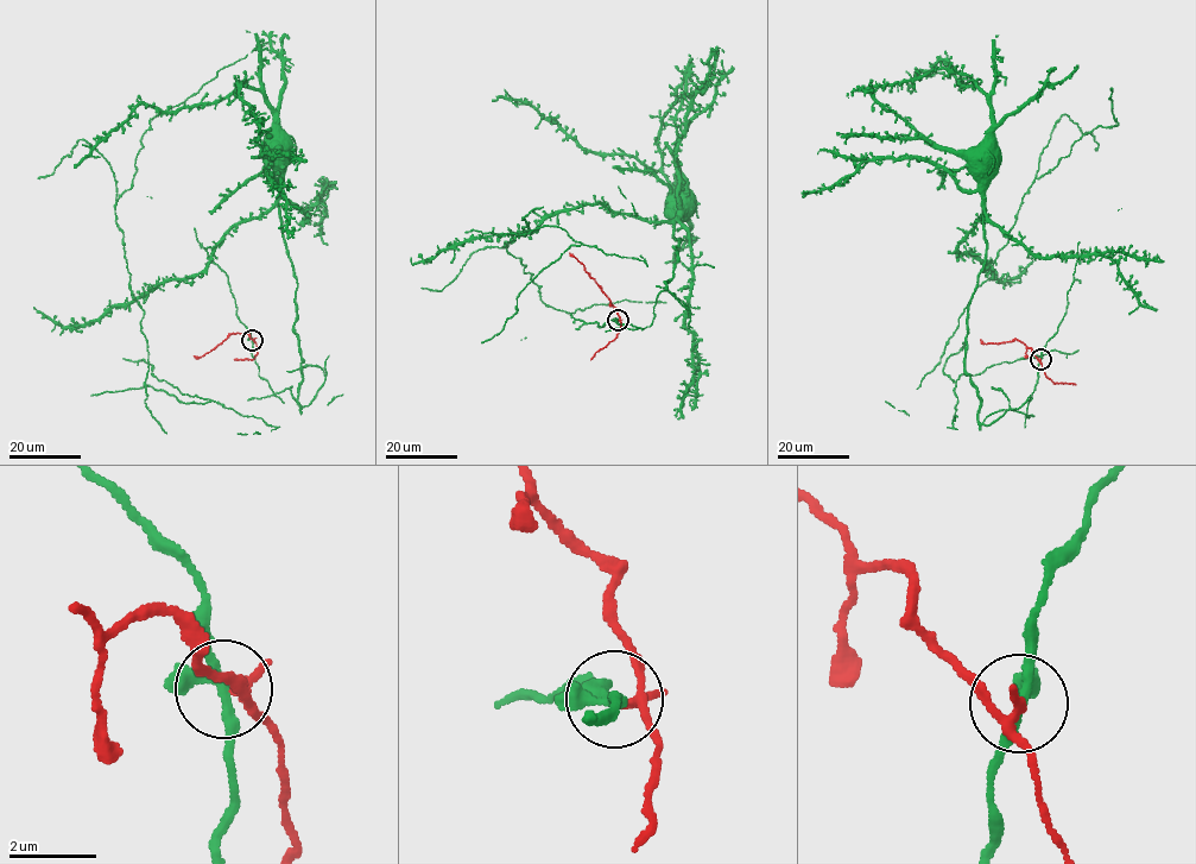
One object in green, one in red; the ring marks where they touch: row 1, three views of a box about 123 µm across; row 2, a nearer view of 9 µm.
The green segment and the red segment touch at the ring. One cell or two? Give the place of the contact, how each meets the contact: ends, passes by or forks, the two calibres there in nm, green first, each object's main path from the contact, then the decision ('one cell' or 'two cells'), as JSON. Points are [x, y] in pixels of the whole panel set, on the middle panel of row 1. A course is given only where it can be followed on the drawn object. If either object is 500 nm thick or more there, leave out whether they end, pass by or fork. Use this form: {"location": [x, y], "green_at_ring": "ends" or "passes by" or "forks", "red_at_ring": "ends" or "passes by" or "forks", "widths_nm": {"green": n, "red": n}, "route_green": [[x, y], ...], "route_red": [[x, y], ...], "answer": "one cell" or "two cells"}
{"location": [618, 320], "green_at_ring": "forks", "red_at_ring": "passes by", "widths_nm": {"green": 200, "red": 200}, "route_green": [[618, 320], [633, 328], [653, 321], [674, 275], [683, 239], [674, 235], [675, 221], [688, 194]], "route_red": [[618, 320], [615, 307], [601, 287], [569, 252]], "answer": "two cells"}

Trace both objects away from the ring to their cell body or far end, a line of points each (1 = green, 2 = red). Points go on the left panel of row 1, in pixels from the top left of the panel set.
1: (252, 340), (259, 374), (273, 393), (291, 386), (301, 407), (297, 282), (278, 203), (283, 149)
2: (252, 340), (247, 334), (231, 334), (212, 351), (194, 355)

